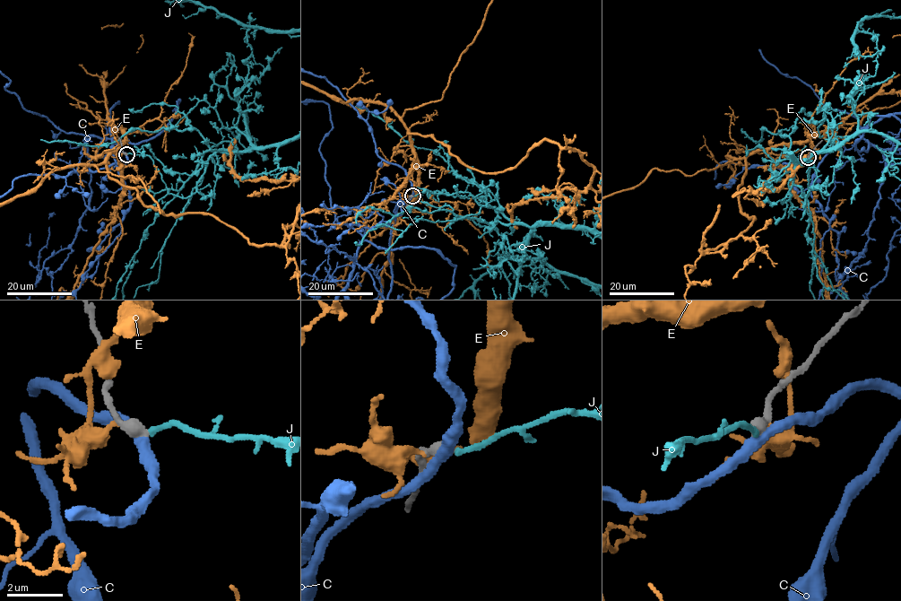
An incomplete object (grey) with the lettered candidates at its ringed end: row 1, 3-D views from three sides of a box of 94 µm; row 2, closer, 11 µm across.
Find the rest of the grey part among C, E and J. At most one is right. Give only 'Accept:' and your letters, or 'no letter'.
Accept: J

